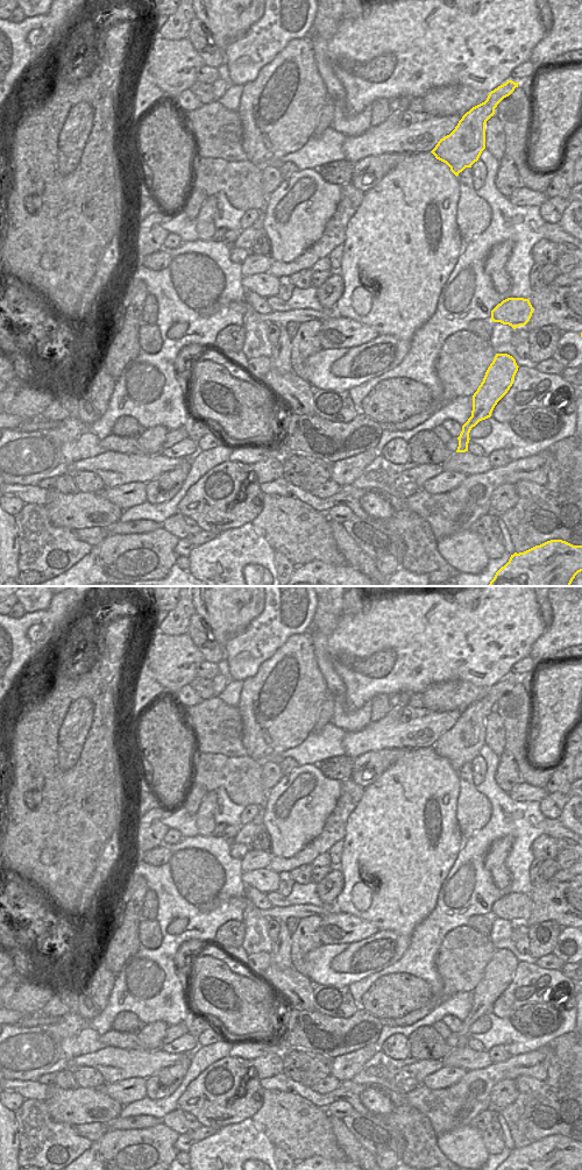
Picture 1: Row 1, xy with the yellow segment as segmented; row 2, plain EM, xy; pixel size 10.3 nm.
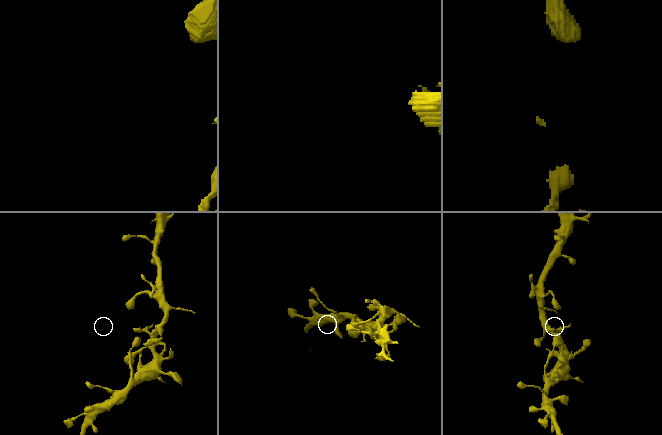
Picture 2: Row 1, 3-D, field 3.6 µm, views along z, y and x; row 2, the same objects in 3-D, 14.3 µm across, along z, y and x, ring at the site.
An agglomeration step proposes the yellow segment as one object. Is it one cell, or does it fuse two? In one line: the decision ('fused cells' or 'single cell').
single cell

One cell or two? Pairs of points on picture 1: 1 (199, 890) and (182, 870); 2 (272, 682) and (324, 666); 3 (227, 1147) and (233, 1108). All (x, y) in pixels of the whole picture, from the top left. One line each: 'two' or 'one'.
1: one
2: two
3: two

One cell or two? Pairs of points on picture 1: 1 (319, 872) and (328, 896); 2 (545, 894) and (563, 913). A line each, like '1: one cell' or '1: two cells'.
1: two cells
2: one cell

